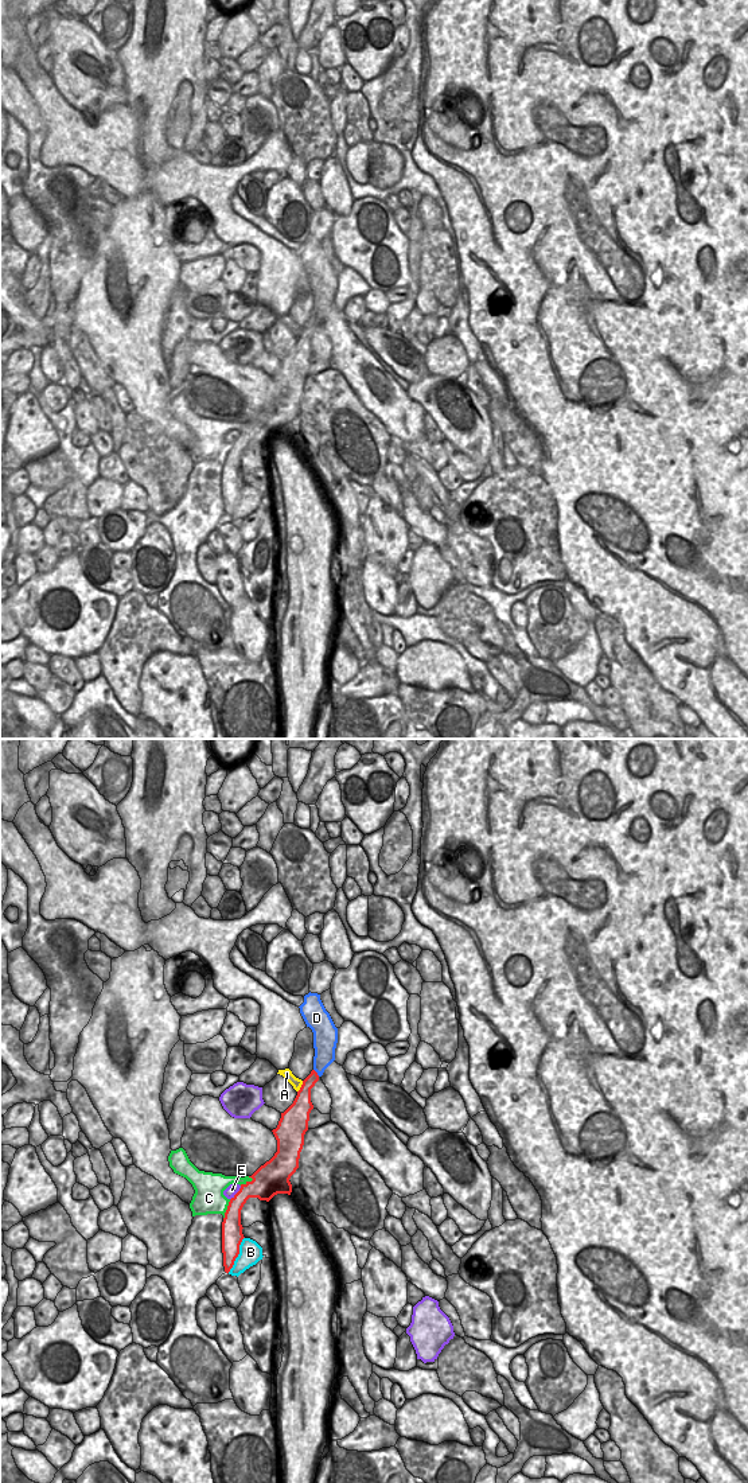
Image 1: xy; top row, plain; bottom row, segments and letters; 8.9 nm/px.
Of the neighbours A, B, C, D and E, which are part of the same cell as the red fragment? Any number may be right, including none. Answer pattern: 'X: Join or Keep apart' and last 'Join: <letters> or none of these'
A: Keep apart
B: Keep apart
C: Keep apart
D: Join
E: Keep apart
Join: D

